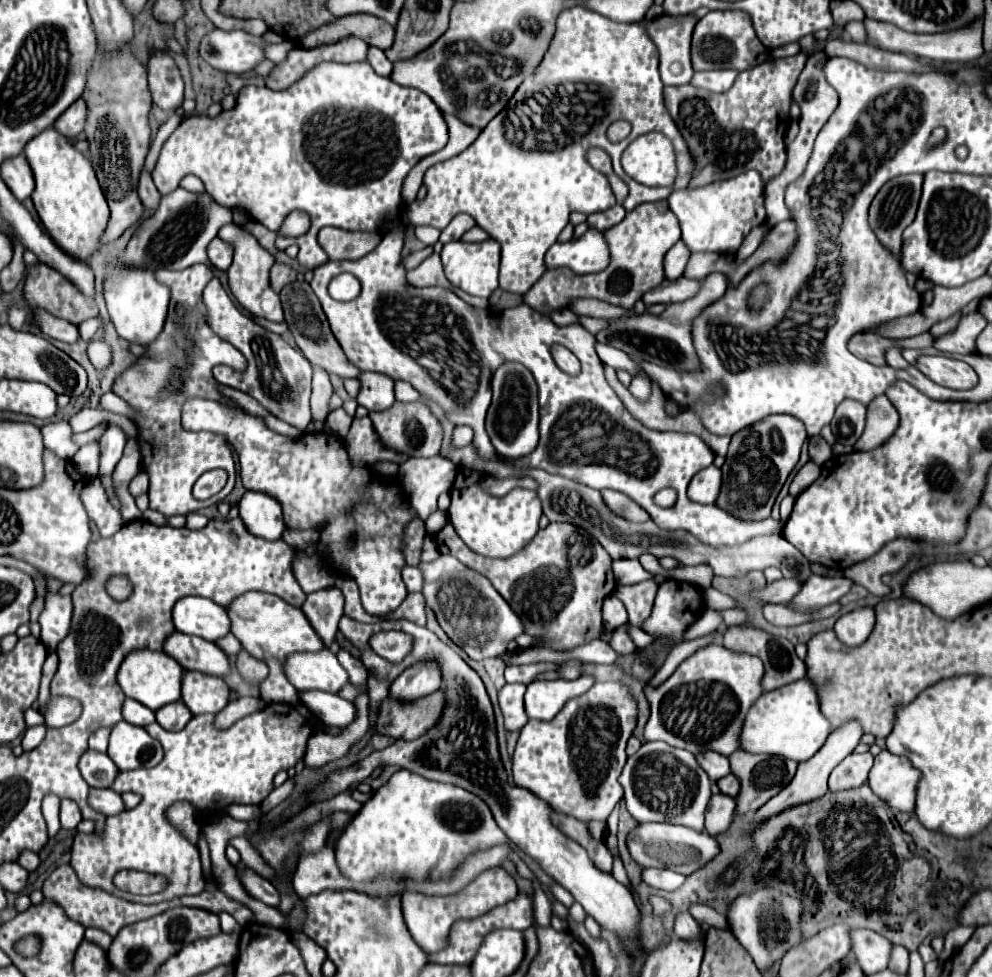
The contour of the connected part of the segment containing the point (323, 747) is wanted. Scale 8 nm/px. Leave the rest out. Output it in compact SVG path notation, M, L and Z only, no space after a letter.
M360 693L354 701L356 705L356 719L352 725L348 725L338 737L328 737L324 731L314 731L312 737L308 739L308 749L304 755L306 765L318 767L328 761L340 759L348 755L354 743L358 743L366 731L370 729L368 721L368 693Z

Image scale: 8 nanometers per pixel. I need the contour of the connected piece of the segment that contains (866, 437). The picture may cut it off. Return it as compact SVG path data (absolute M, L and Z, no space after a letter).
M878 395L876 399L872 399L872 403L868 403L866 429L858 439L858 443L854 445L854 449L868 451L868 449L880 447L880 443L884 443L896 431L898 421L900 421L898 411L888 401L888 397Z

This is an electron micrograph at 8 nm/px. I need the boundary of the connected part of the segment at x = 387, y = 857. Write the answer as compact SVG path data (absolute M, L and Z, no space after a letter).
M400 769L348 823L336 841L336 861L340 871L352 881L368 881L374 877L436 881L450 877L468 853L504 845L506 841L508 837L504 837L488 805L478 795Z

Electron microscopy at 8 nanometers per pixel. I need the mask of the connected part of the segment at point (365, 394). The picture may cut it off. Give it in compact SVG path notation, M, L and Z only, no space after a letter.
M360 373L360 393L358 405L364 405L368 411L382 411L388 409L394 399L394 381L382 373Z

